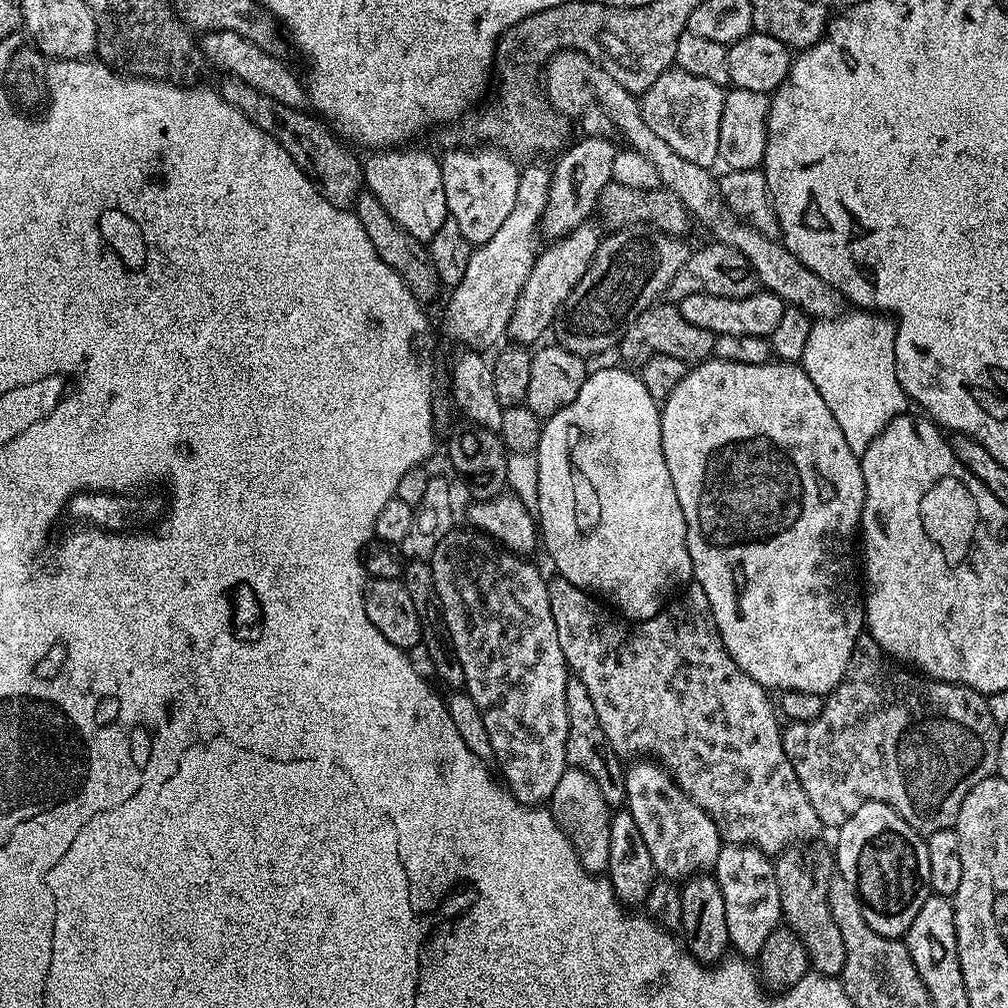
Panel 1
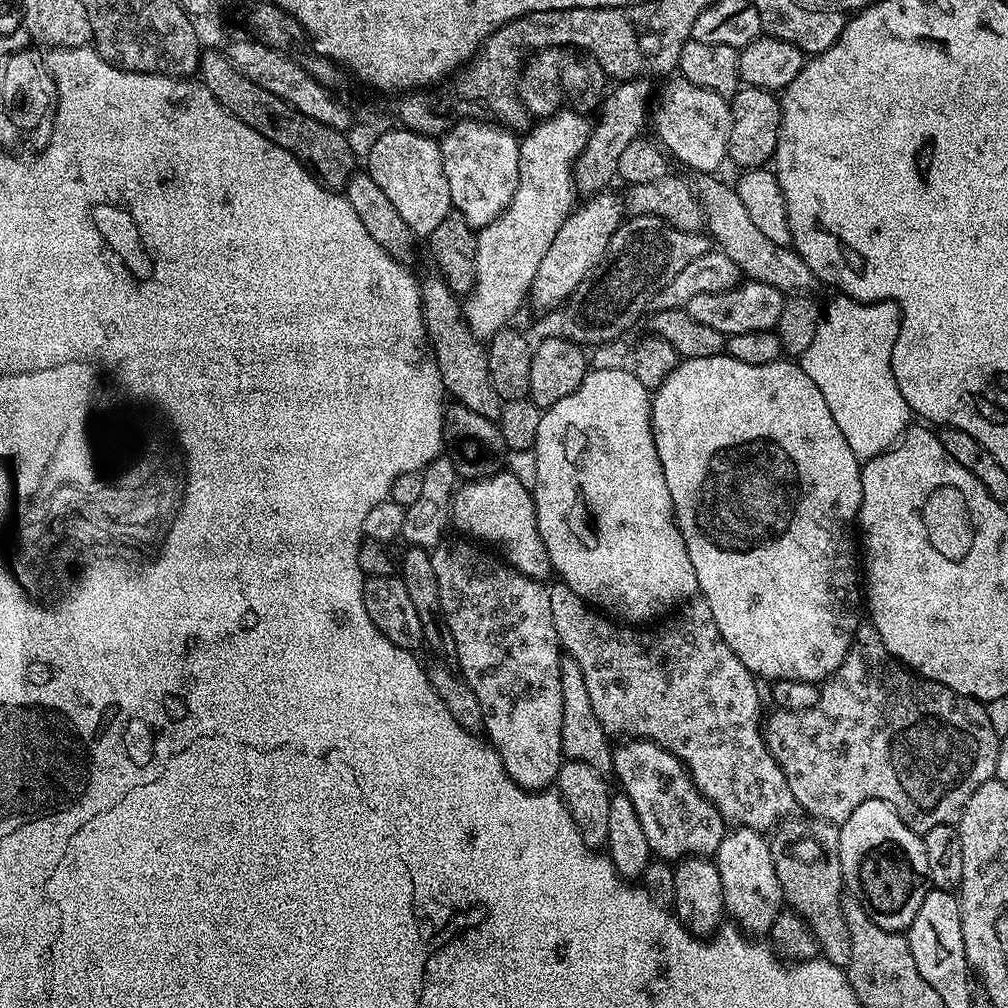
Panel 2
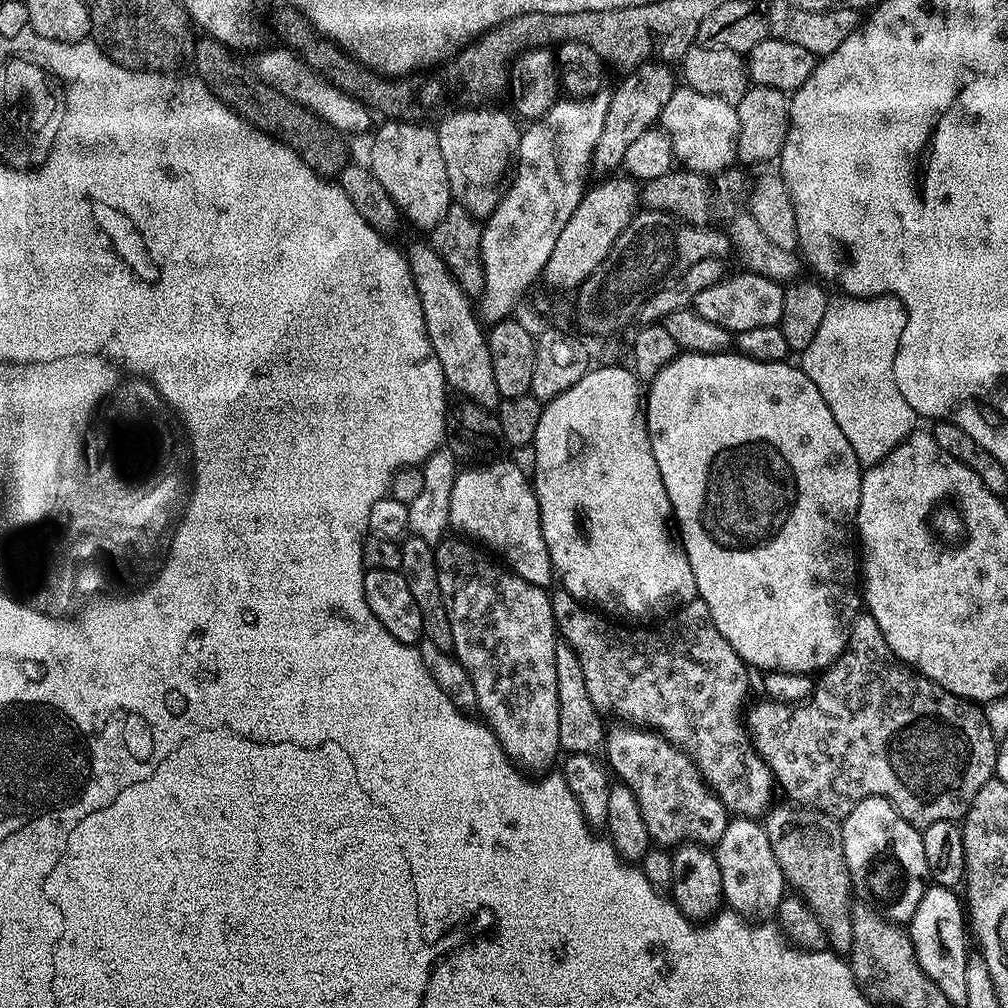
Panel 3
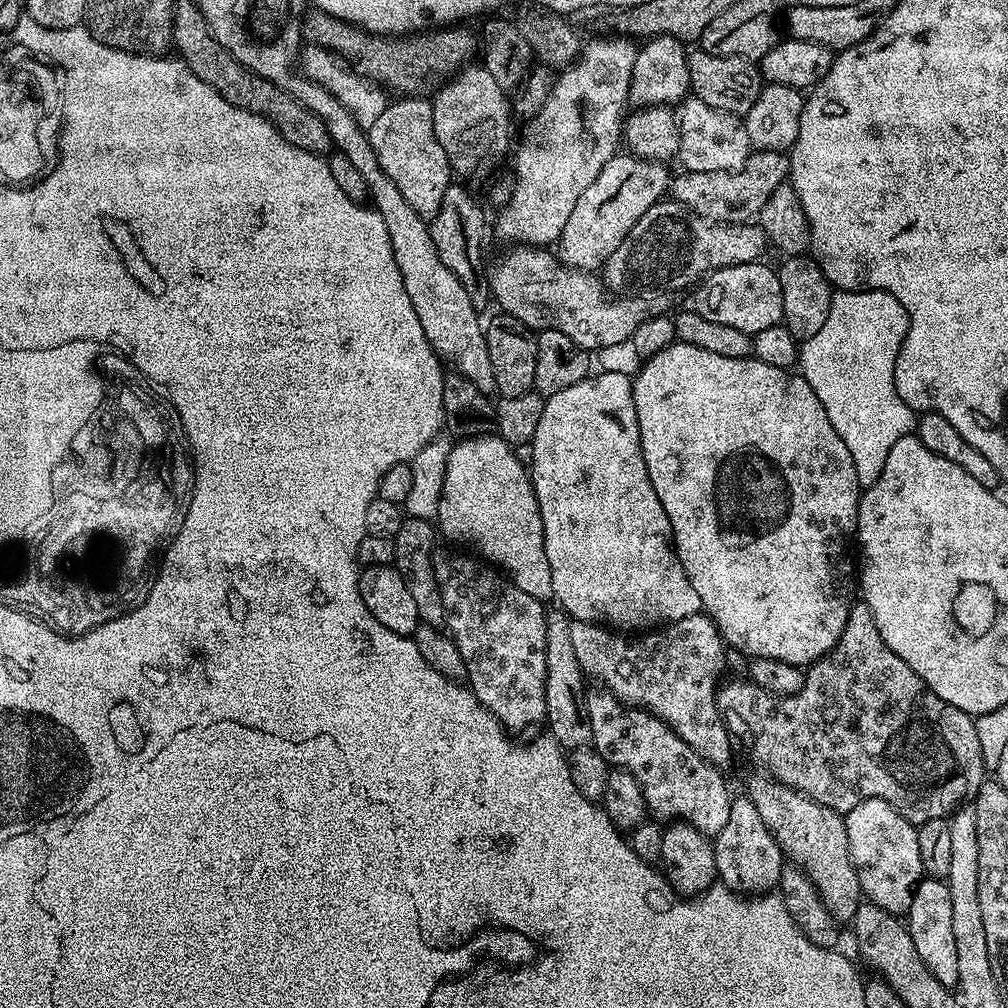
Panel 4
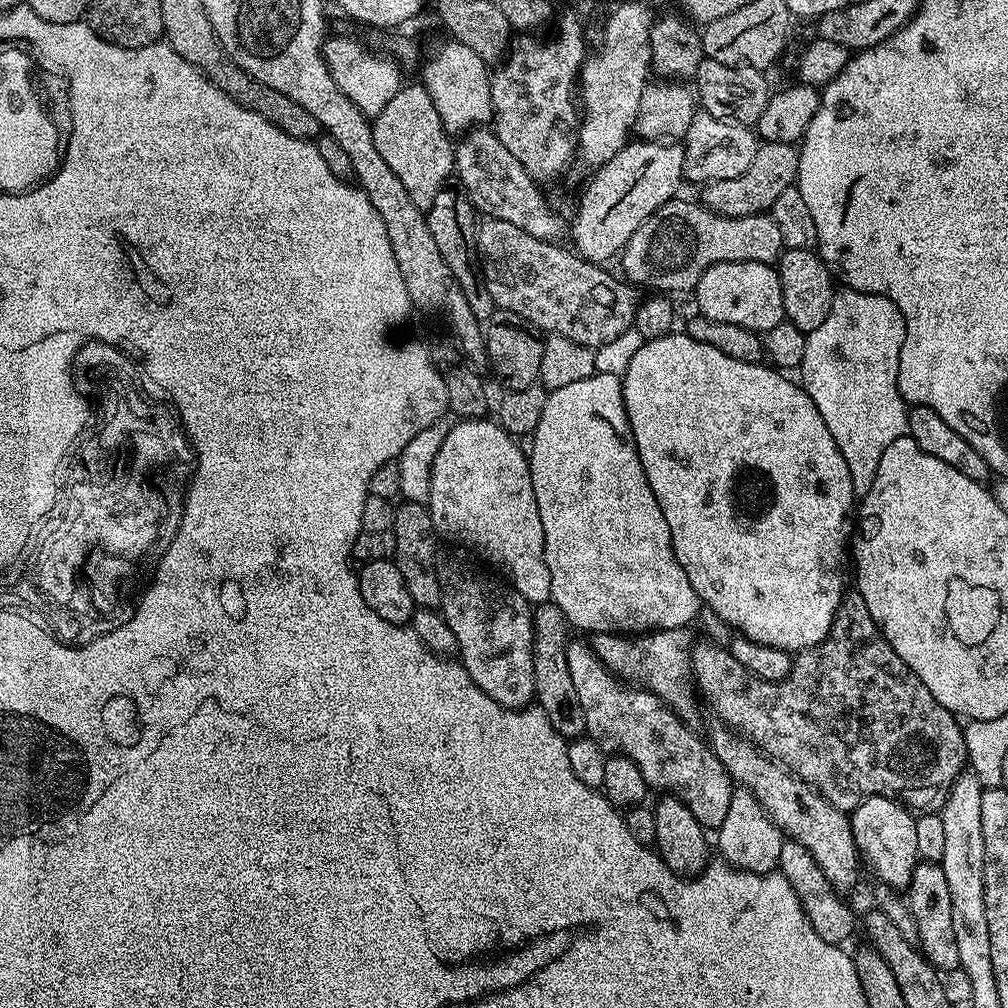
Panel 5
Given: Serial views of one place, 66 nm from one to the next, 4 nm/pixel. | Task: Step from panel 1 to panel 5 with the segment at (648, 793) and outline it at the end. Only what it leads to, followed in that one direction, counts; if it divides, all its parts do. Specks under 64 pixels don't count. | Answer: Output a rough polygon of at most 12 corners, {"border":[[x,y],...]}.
{"border":[[573,639],[585,733],[719,829],[734,781],[646,688]]}

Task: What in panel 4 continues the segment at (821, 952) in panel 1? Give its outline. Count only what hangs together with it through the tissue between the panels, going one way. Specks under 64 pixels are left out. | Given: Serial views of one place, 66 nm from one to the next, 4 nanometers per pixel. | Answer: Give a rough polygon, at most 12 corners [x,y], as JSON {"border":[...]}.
{"border":[[775,776],[749,778],[780,851],[851,925],[862,903],[844,816]]}

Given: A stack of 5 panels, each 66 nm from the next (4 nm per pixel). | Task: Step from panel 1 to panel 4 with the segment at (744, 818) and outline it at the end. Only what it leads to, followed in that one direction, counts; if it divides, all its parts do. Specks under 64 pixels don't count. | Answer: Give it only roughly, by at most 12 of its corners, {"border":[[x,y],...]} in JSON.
{"border":[[703,611],[643,634],[572,620],[585,677],[711,764],[726,645]]}

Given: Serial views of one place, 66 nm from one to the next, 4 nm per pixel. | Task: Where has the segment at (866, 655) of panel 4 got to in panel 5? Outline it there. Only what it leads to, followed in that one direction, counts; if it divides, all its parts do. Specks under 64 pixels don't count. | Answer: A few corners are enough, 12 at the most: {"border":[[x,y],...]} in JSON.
{"border":[[862,594],[786,678],[693,643],[717,717],[851,813],[939,810],[964,729]]}

